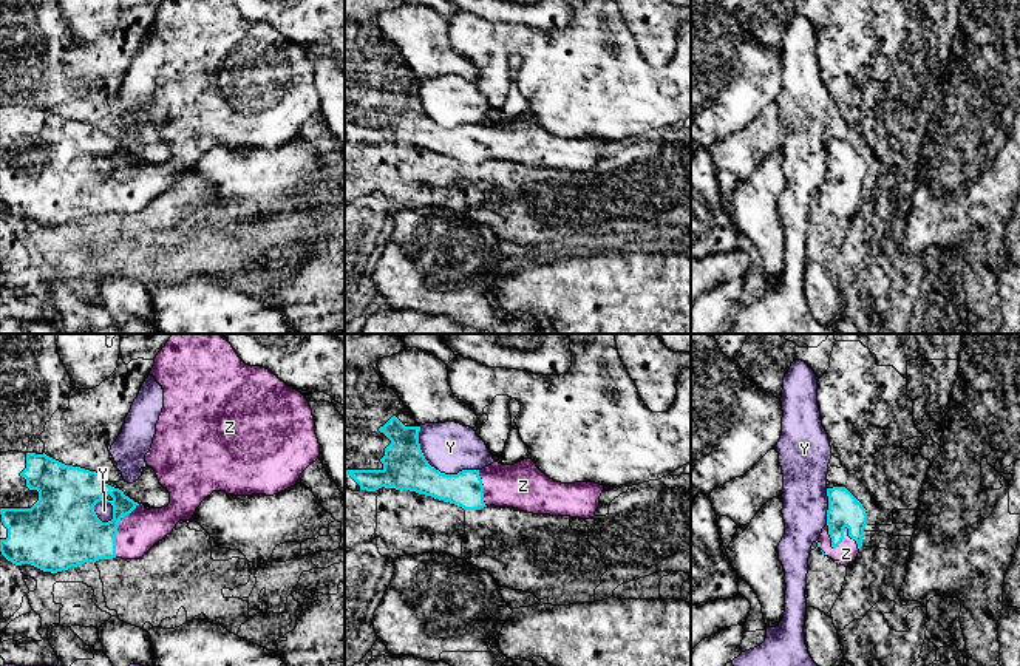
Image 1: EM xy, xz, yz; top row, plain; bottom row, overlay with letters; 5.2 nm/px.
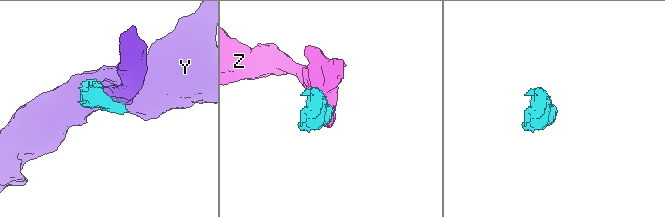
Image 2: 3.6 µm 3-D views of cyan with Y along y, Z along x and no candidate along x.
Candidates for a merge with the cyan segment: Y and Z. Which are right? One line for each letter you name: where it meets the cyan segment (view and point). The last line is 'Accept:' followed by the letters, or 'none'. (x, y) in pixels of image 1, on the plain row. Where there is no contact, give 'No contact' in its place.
Z: Touches cyan at yz (843, 192)
Accept: Z

